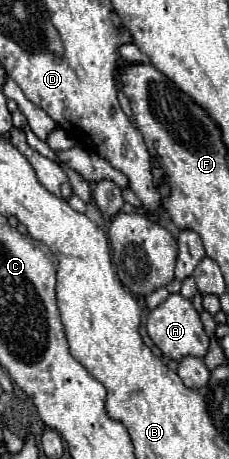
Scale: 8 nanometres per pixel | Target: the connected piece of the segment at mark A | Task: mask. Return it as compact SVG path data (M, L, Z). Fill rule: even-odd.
M169 294L169 298L165 302L161 302L155 310L151 310L149 316L147 316L145 328L147 328L147 334L153 340L153 344L167 358L173 358L177 362L183 356L199 356L199 358L203 358L205 352L207 352L207 348L209 348L209 338L203 332L203 326L201 326L197 310L181 294Z

